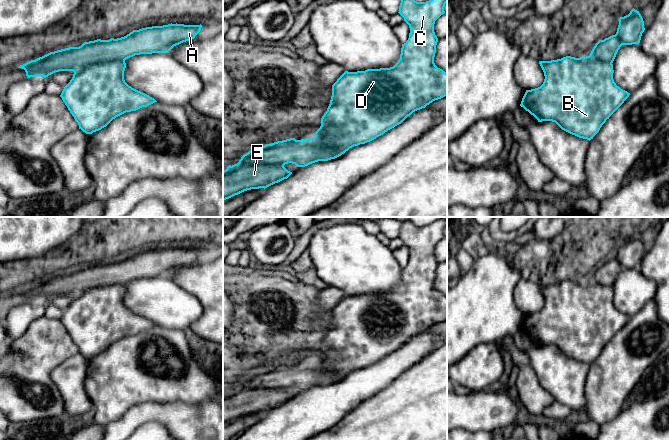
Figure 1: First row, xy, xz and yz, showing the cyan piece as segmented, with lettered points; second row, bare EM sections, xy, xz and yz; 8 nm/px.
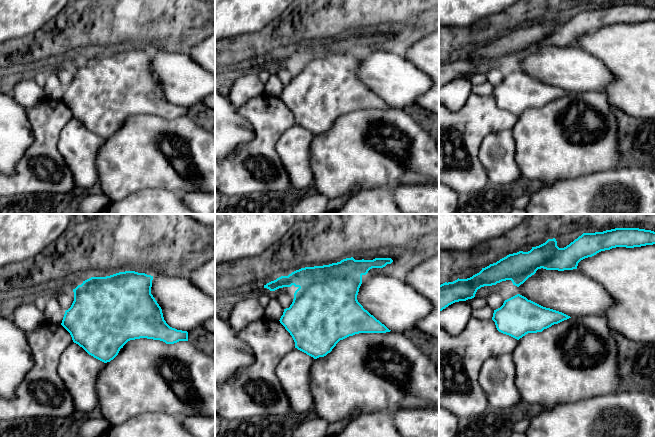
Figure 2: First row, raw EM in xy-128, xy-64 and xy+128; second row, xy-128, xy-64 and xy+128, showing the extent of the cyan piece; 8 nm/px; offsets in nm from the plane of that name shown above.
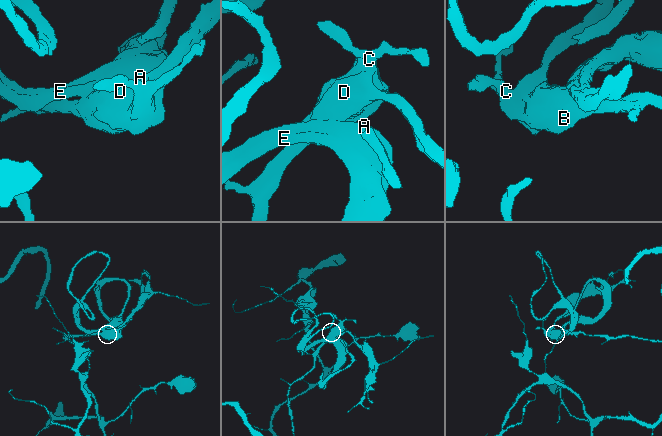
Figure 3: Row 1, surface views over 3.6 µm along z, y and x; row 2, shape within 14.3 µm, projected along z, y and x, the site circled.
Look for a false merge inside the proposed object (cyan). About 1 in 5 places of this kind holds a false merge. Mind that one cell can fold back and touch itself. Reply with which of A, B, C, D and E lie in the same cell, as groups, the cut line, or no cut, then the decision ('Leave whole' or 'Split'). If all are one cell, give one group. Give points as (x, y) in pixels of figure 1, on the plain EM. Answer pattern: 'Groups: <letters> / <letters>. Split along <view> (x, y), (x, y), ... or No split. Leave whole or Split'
Groups: A E / B C D. Split along xy (124, 284), (107, 284), (88, 288), (74, 296). Split

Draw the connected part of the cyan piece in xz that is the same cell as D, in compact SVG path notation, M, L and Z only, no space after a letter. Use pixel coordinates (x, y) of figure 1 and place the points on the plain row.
M443 217L426 226L417 226L409 220L402 221L398 237L409 249L410 257L408 264L402 268L400 283L390 292L367 293L357 296L345 295L332 309L330 328L321 342L320 352L315 356L314 363L317 366L335 376L345 377L354 370L376 363L401 348L413 336L447 320L447 297L434 287L438 266L434 248L445 237L446 227L447 221Z

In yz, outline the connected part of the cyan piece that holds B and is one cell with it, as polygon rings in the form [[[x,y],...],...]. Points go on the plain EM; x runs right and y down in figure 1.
[[[566,280],[551,285],[539,285],[544,296],[543,308],[526,314],[520,330],[538,346],[555,346],[562,354],[579,362],[591,364],[607,343],[624,327],[630,317],[616,309],[613,288],[592,280]]]

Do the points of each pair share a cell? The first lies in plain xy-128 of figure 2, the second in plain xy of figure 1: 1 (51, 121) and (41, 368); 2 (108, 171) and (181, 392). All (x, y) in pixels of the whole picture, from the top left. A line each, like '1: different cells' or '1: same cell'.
1: same cell
2: same cell

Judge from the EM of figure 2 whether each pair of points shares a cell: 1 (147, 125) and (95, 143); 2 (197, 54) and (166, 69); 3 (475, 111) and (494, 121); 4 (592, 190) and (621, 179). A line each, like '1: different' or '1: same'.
1: different
2: different
3: same
4: same

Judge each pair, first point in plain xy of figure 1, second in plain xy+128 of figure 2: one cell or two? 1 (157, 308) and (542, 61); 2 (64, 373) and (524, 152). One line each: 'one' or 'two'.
1: one
2: two

